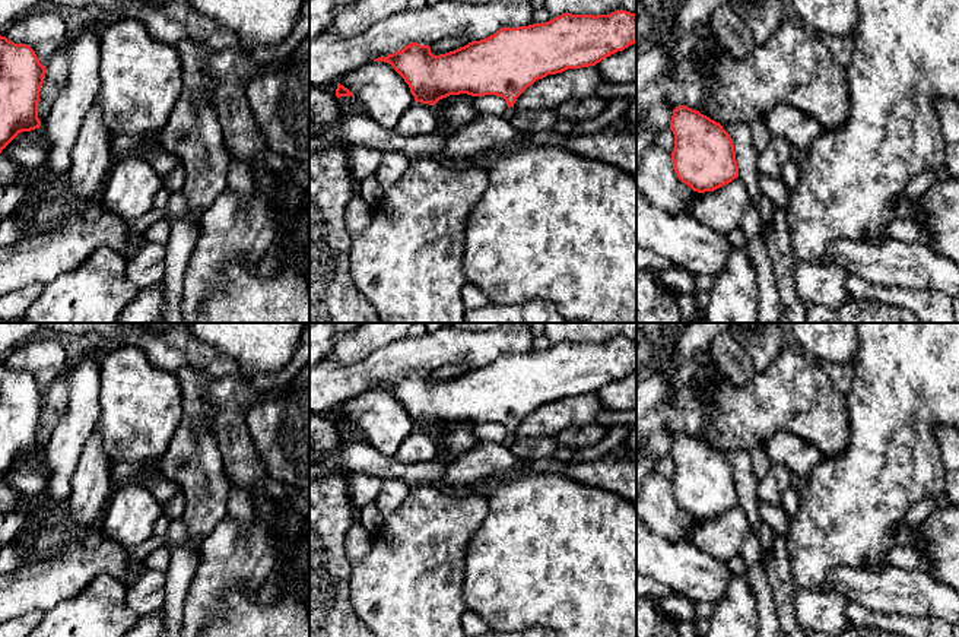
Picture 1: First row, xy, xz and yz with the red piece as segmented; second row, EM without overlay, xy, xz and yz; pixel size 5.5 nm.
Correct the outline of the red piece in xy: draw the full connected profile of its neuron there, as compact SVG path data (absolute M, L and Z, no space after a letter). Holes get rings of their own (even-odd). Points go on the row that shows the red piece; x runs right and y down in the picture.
M0 35L0 153L22 131L39 129L39 92L45 66L26 44L15 44Z

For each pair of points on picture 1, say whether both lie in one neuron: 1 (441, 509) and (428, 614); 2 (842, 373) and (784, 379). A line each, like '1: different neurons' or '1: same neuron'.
1: same neuron
2: different neurons

